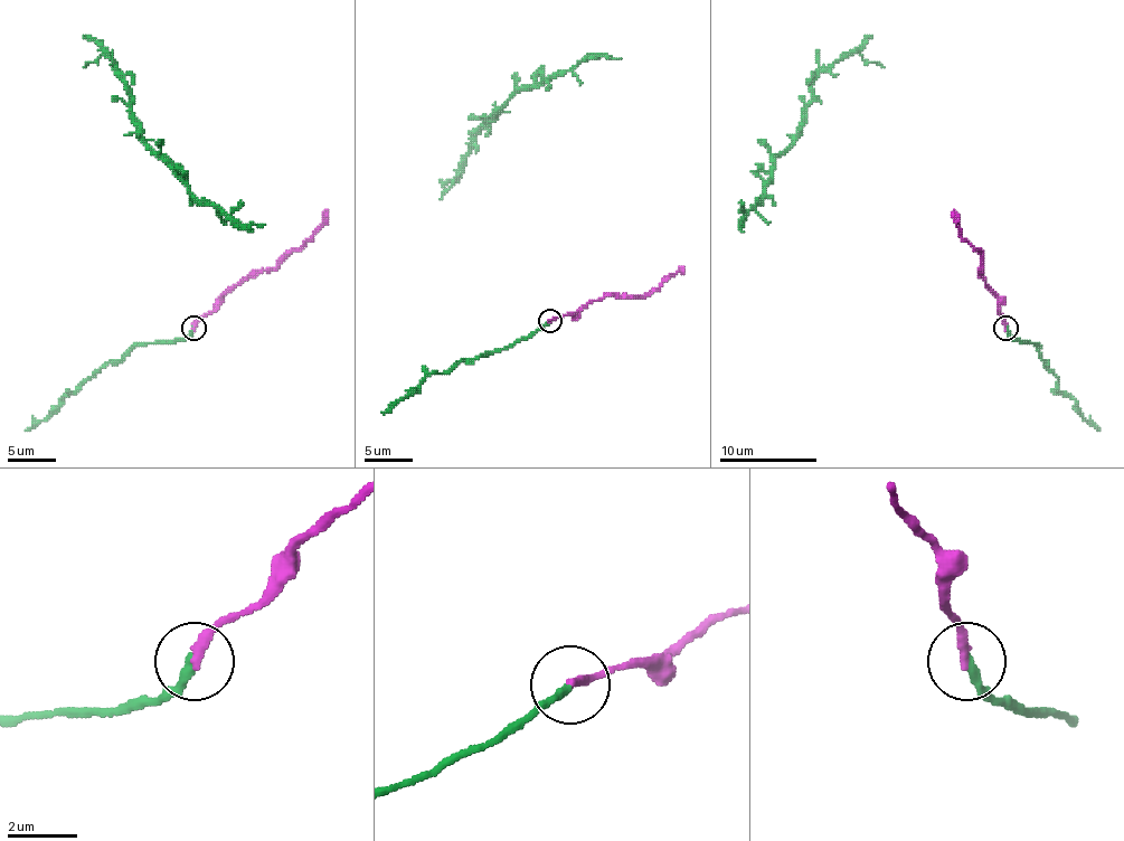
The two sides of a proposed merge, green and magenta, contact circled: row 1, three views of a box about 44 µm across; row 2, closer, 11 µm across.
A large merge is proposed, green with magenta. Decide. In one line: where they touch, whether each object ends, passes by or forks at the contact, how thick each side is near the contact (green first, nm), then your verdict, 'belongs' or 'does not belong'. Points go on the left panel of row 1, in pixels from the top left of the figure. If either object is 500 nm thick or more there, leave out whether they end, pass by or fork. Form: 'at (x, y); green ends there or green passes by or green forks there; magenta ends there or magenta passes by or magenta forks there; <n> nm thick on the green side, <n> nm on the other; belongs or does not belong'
at (194, 328); green ends there; magenta ends there; 240 nm thick on the green side, 280 nm on the other; belongs

